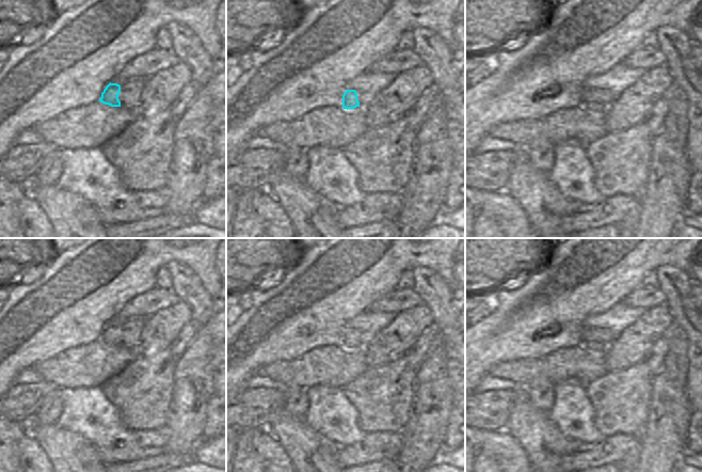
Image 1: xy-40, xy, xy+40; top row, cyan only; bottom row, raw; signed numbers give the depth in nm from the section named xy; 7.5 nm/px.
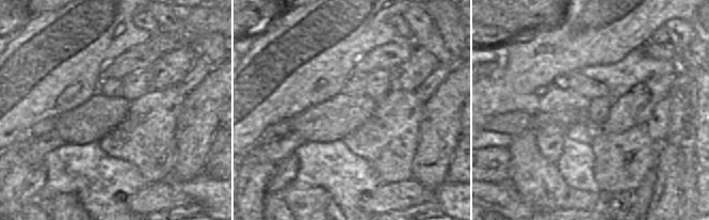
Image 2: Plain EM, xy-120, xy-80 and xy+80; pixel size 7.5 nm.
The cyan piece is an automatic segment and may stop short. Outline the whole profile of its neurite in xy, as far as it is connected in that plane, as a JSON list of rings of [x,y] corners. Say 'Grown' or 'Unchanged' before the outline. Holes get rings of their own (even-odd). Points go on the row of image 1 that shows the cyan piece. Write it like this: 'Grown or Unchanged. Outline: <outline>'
Grown. Outline: [[[347,90],[342,95],[342,108],[350,113],[366,113],[366,107],[361,107],[355,90]]]

